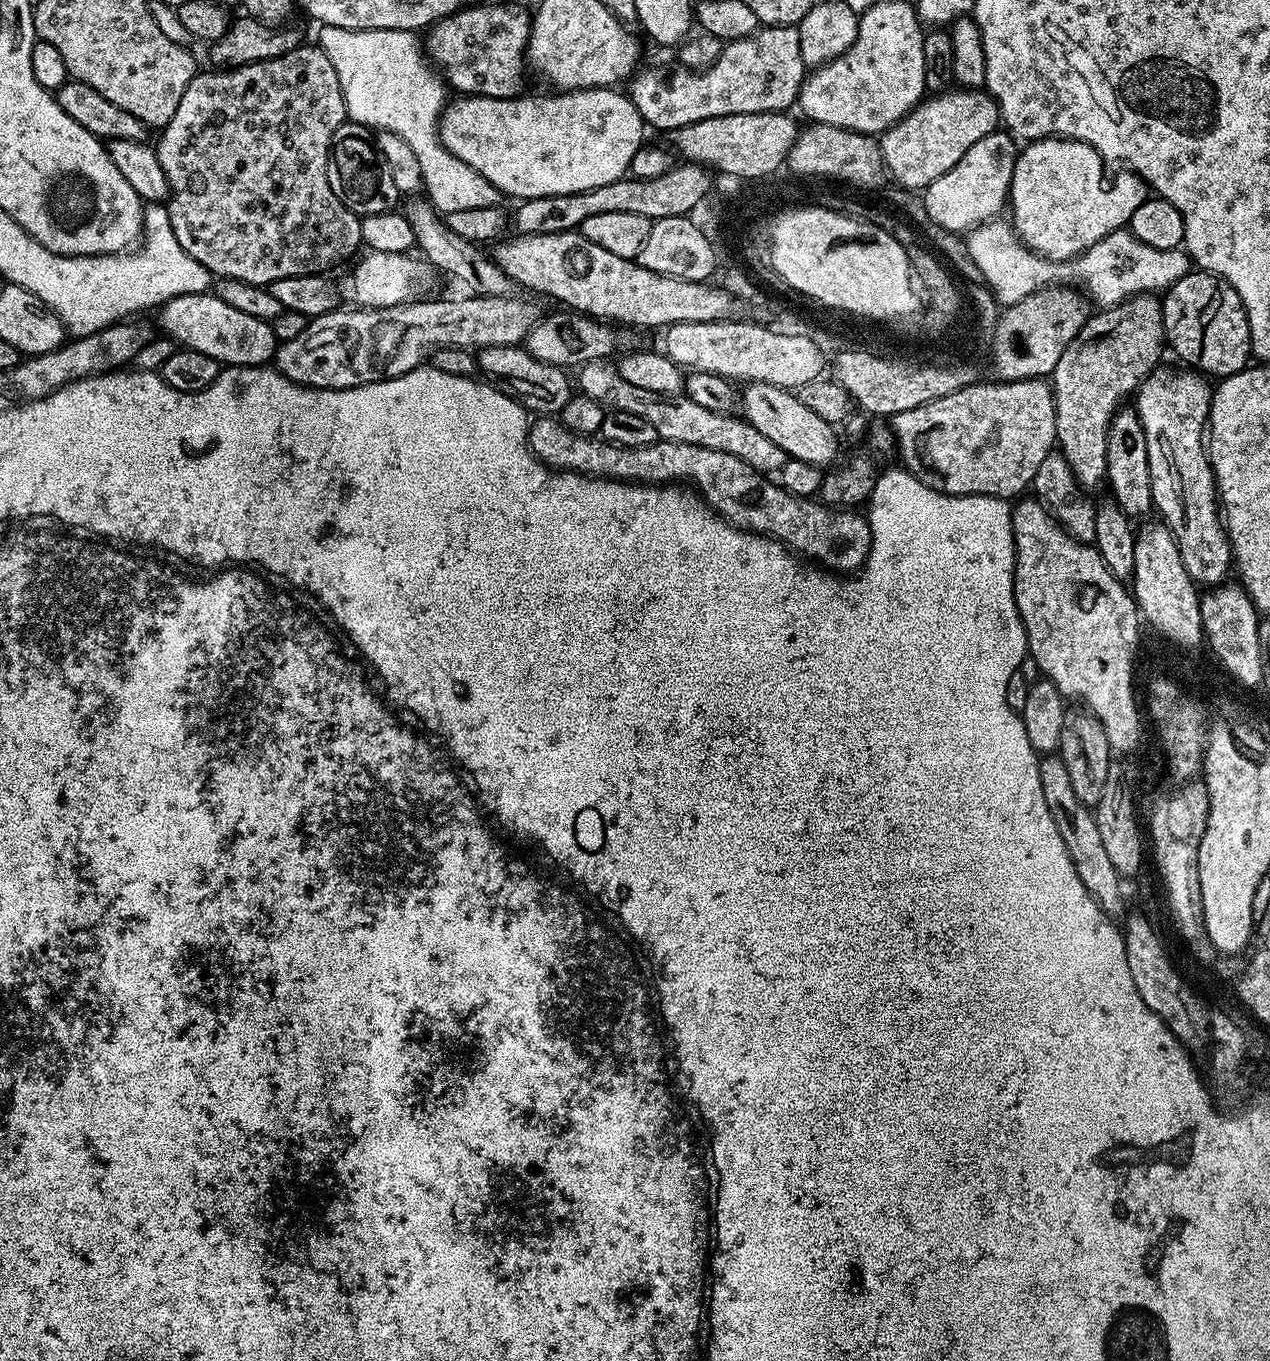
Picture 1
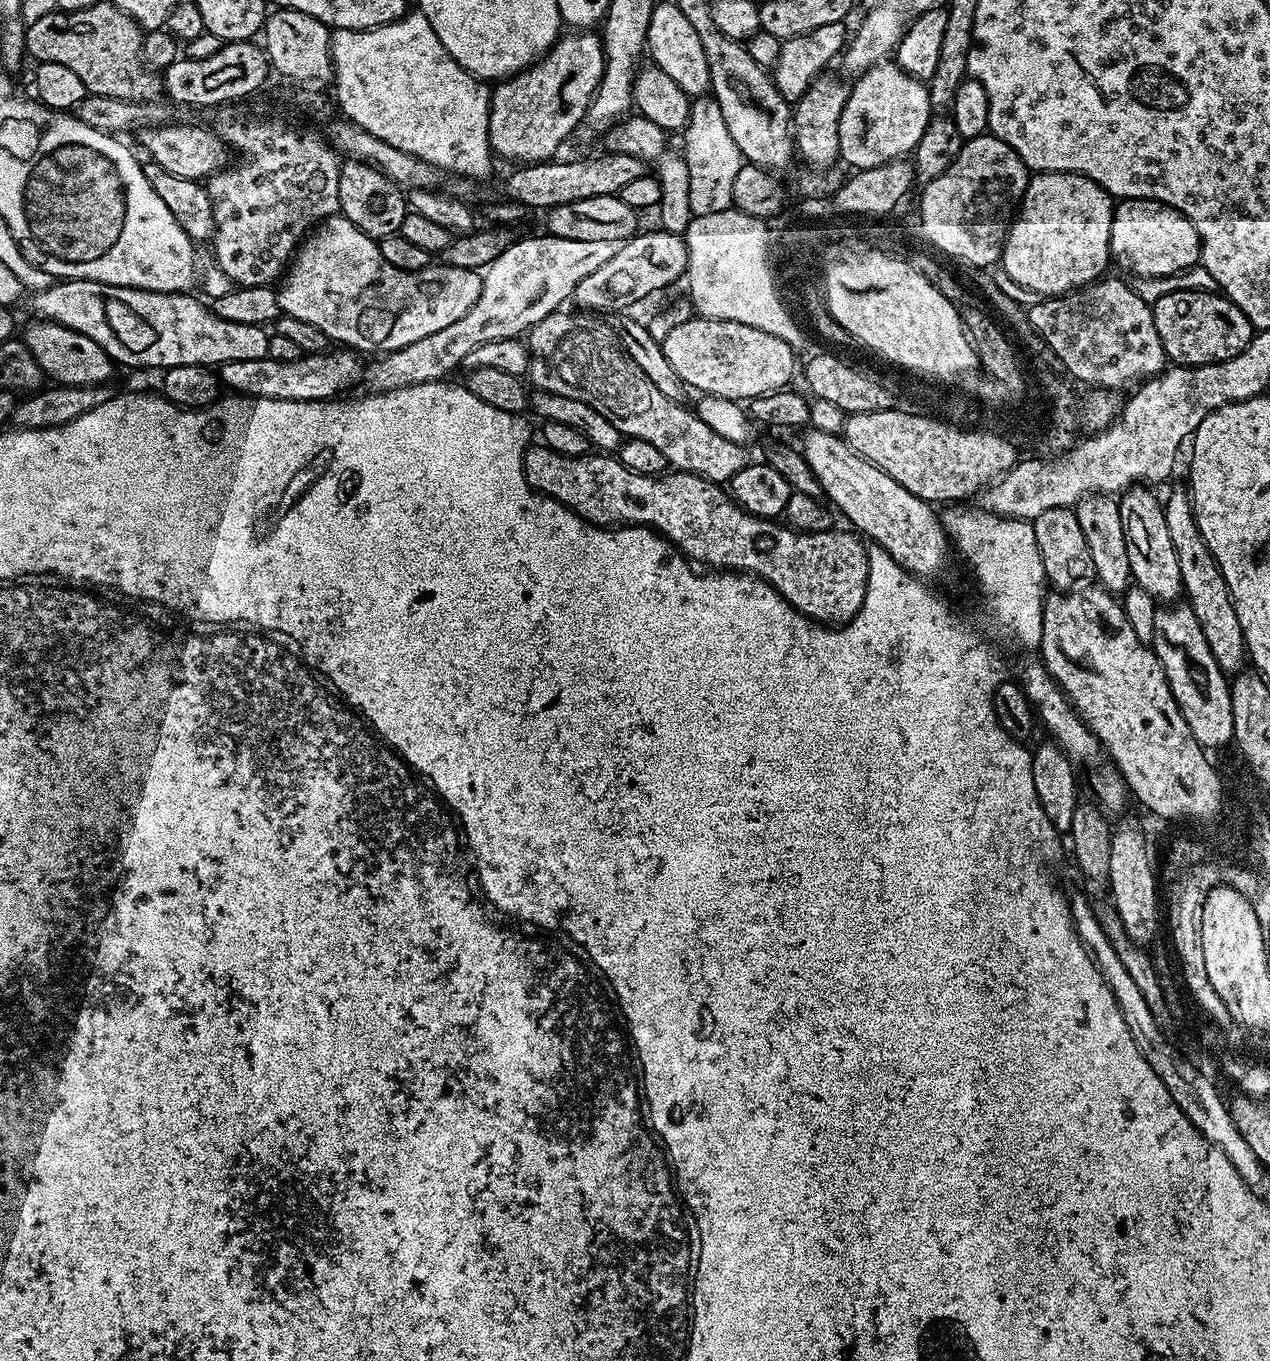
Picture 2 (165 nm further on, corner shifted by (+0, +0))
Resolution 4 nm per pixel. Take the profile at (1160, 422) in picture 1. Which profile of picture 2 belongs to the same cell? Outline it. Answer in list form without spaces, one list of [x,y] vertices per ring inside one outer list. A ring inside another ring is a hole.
[[[1187,491],[1172,492],[1168,500],[1166,496],[1164,517],[1166,527],[1170,529],[1170,542],[1174,542],[1174,554],[1178,554],[1182,592],[1185,597],[1188,595],[1186,603],[1194,610],[1198,626],[1202,626],[1202,635],[1206,638],[1206,646],[1210,646],[1214,662],[1218,662],[1218,666],[1225,674],[1235,674],[1241,671],[1246,662],[1244,635],[1238,622],[1236,603],[1228,593],[1226,578],[1222,578],[1222,570],[1214,562],[1206,542],[1200,536]]]

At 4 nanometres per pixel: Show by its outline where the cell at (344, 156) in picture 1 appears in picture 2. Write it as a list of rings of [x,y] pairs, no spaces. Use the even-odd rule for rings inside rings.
[[[345,159],[338,174],[339,215],[346,217],[370,239],[380,241],[387,236],[395,236],[402,226],[402,218],[410,210],[405,189],[395,184],[386,174],[382,174],[373,164],[363,164],[361,160]]]

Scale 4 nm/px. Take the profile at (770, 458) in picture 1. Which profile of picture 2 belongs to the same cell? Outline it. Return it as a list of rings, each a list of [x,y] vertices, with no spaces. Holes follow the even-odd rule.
[[[561,310],[551,312],[546,318],[542,318],[542,322],[538,322],[530,329],[526,336],[526,347],[530,357],[528,361],[527,379],[530,381],[533,389],[541,392],[553,392],[554,394],[562,394],[566,398],[578,398],[578,402],[586,402],[586,406],[594,406],[594,410],[598,410],[598,414],[602,414],[602,418],[610,418],[610,422],[614,422],[614,426],[619,430],[621,437],[624,438],[642,438],[646,442],[654,442],[654,446],[658,446],[658,450],[662,450],[662,454],[666,454],[669,465],[673,469],[681,472],[692,472],[696,476],[701,476],[704,480],[710,480],[713,484],[721,486],[727,485],[729,480],[734,478],[734,474],[738,474],[740,470],[745,468],[750,462],[748,456],[748,448],[738,442],[730,442],[730,438],[722,438],[722,434],[717,434],[714,430],[710,430],[710,426],[706,426],[706,422],[702,422],[702,418],[696,416],[695,411],[691,407],[675,404],[670,402],[670,398],[666,398],[666,394],[658,391],[658,386],[654,386],[654,382],[650,382],[650,378],[642,370],[642,366],[638,366],[638,362],[634,362],[630,358],[630,354],[622,346],[622,342],[618,338],[618,334],[607,323],[599,324],[590,314],[576,314],[574,316],[569,310]]]

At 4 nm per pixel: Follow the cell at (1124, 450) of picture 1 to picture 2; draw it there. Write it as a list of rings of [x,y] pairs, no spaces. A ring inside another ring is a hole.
[[[1132,486],[1119,497],[1122,530],[1126,530],[1126,550],[1130,554],[1130,570],[1135,587],[1144,590],[1157,602],[1172,602],[1182,592],[1178,554],[1174,554],[1174,542],[1170,542],[1164,504],[1161,497],[1159,500],[1151,490],[1148,486]]]

